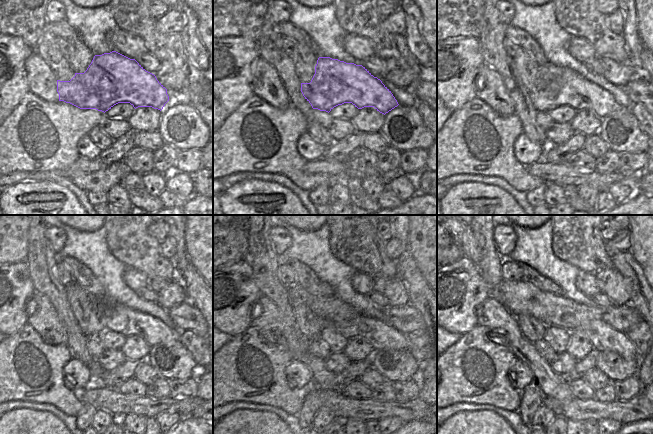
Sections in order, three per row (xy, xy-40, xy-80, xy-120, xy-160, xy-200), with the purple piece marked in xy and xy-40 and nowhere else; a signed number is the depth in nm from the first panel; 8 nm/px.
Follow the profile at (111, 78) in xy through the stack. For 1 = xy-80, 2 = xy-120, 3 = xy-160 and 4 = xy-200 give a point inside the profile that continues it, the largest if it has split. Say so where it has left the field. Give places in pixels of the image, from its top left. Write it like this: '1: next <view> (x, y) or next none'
1: next xy-80 (556, 86)
2: next xy-120 (105, 315)
3: next xy-160 (380, 335)
4: next xy-200 (603, 337)

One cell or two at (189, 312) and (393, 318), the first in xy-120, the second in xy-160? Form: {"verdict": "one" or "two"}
{"verdict": "one"}

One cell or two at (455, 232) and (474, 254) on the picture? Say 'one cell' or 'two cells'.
one cell

